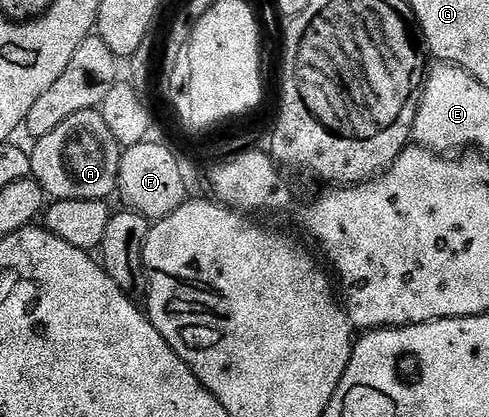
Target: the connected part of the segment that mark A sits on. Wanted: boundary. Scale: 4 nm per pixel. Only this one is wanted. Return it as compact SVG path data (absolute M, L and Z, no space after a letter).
M99 109L79 111L74 117L66 117L58 129L35 140L31 148L32 173L45 196L58 199L103 199L117 190L120 182L120 143L106 126L106 117Z

